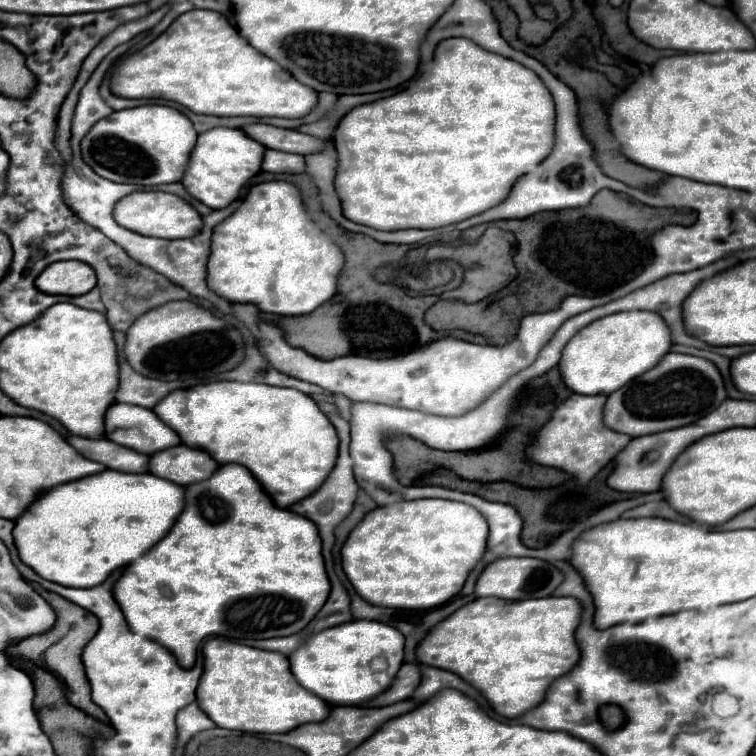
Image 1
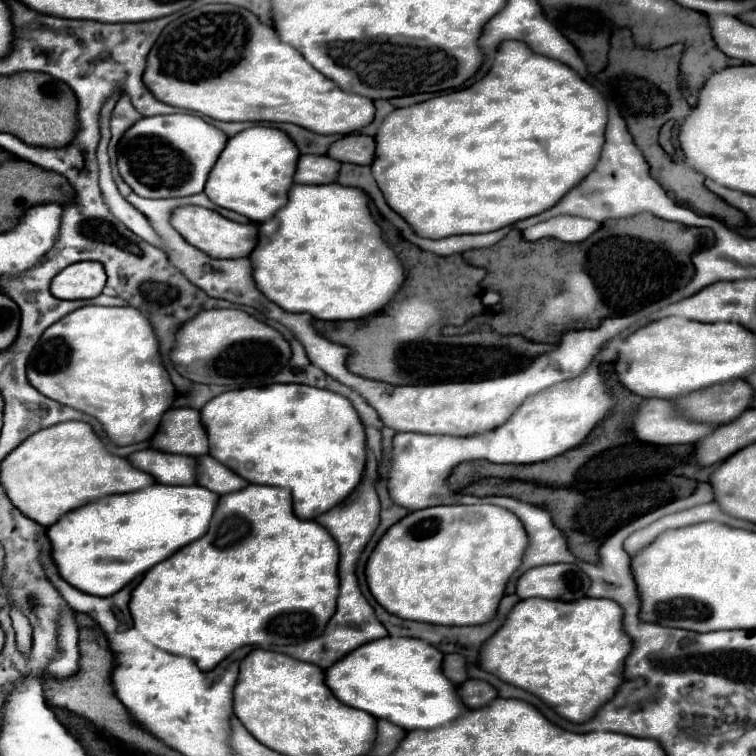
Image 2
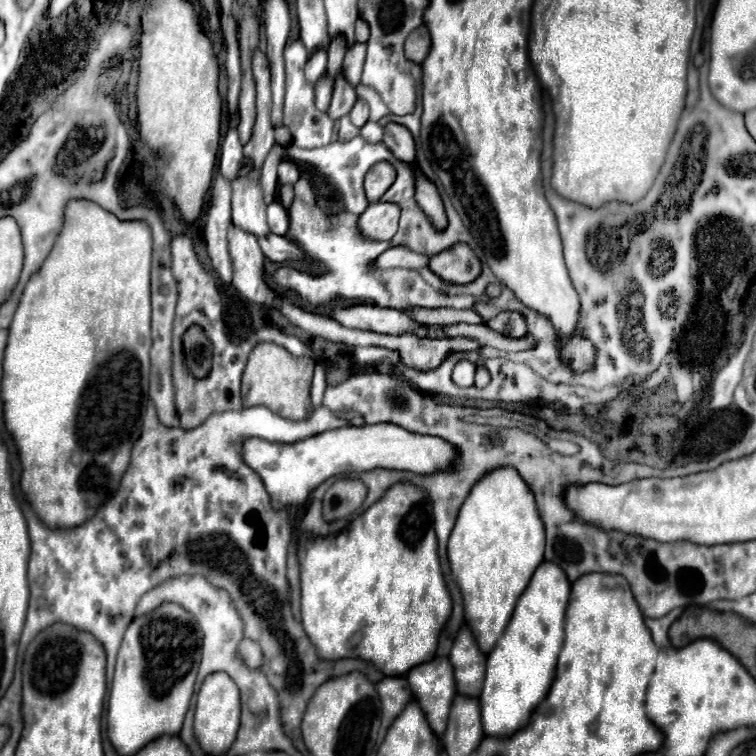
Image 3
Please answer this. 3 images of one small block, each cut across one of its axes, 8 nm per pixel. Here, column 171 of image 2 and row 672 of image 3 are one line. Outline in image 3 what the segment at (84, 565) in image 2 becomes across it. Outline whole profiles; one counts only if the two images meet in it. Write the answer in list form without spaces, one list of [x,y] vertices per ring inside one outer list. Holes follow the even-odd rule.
[[[544,562],[536,568],[536,576],[532,576],[532,584],[528,584],[524,596],[520,596],[504,636],[486,658],[486,678],[478,698],[484,736],[512,736],[512,732],[518,732],[528,724],[532,708],[548,696],[564,644],[564,618],[570,588],[570,580],[564,576],[562,568],[556,568],[556,564]]]

